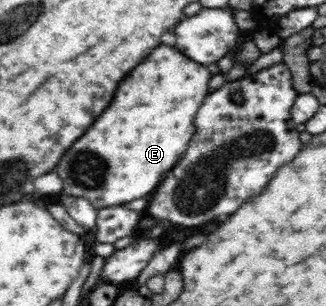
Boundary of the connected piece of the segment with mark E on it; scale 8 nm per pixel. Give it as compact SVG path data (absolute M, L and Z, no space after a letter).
M176 46L156 47L144 63L140 63L118 87L114 103L98 117L98 121L66 151L66 157L58 163L56 171L64 181L64 193L74 197L86 197L98 210L109 206L120 206L135 199L148 199L159 184L180 161L190 143L196 126L194 117L208 93L208 85L213 77L207 66L195 62L180 52Z

